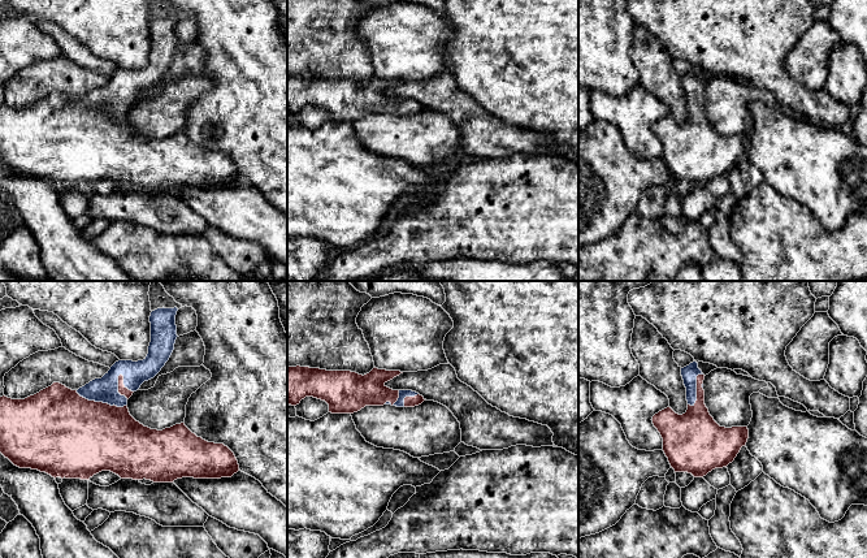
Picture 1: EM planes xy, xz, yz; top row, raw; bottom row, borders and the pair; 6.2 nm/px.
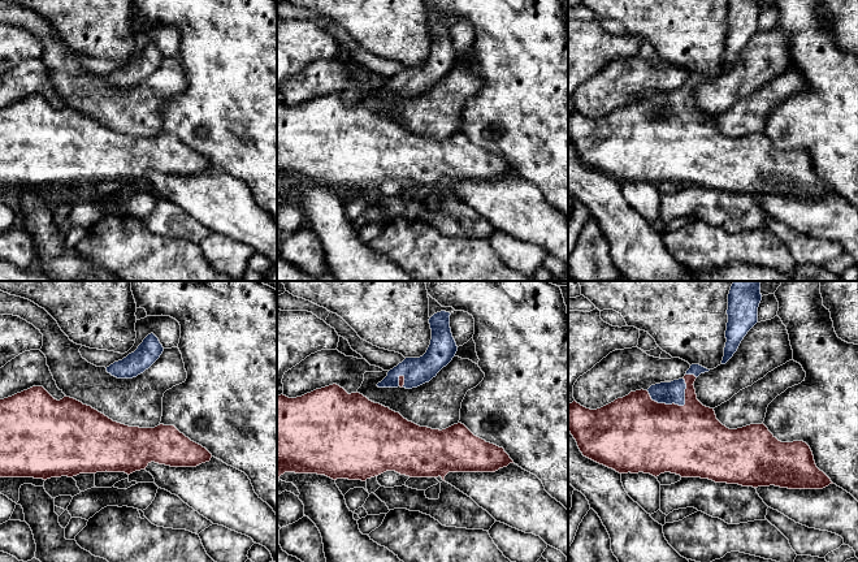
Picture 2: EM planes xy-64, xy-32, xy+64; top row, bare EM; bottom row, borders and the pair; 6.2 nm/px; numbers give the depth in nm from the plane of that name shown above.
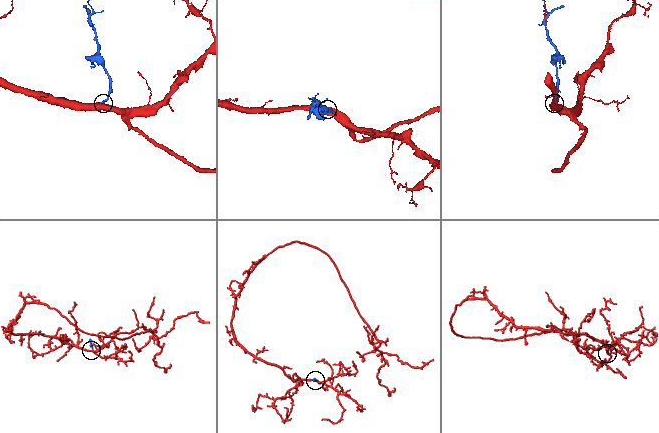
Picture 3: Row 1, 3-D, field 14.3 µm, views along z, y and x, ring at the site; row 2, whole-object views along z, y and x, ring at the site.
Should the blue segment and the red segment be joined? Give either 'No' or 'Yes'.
Yes

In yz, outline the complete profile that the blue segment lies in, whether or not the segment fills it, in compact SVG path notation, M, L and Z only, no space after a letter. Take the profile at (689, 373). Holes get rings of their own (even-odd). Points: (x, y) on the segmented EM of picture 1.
M693 362L681 368L688 410L679 415L667 407L653 416L663 438L663 451L675 472L703 477L734 460L749 438L747 427L720 427L705 405L705 375Z

